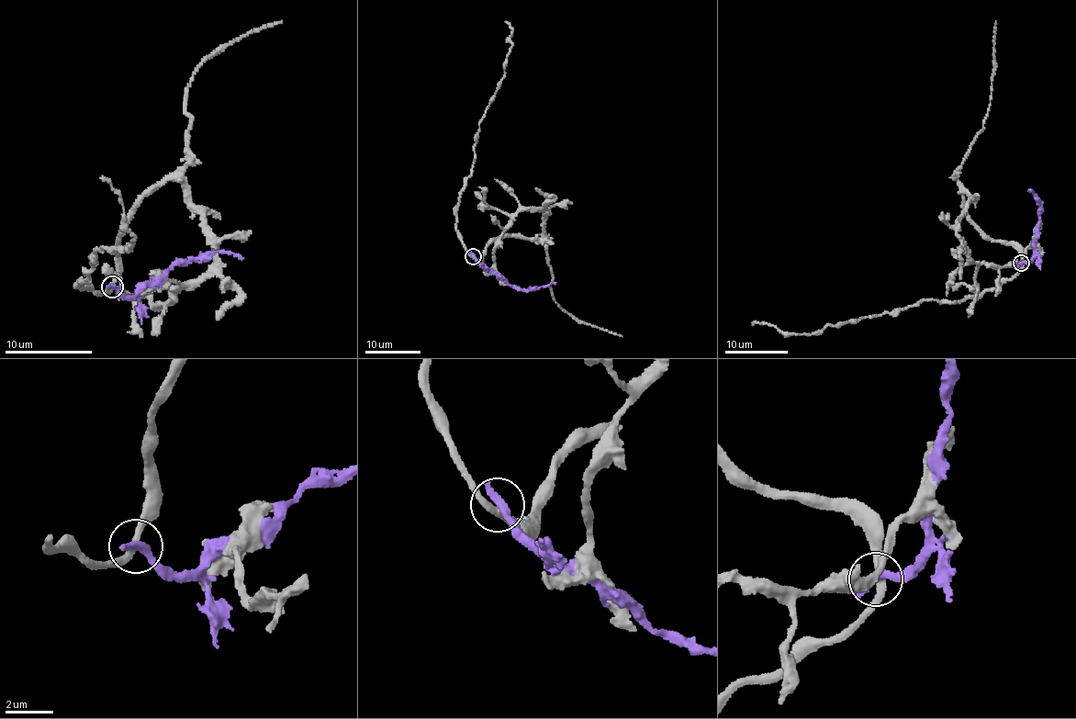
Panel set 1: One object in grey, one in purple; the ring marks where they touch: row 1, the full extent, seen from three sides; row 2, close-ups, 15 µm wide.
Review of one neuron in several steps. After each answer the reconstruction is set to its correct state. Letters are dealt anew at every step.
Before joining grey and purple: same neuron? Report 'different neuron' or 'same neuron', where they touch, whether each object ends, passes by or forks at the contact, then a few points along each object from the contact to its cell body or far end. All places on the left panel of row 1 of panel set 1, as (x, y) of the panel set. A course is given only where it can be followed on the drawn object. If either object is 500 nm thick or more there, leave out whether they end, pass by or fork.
different neuron | (112, 286) | grey passes by | purple ends | grey via (113, 286), (95, 292), (77, 282), (86, 280), (94, 249), (132, 243), (119, 195), (100, 178) | purple via (113, 286), (119, 293), (132, 296), (156, 281), (165, 271), (223, 250), (243, 258)

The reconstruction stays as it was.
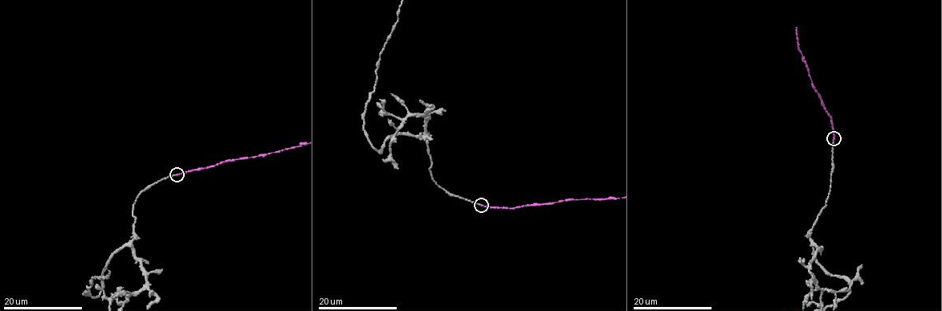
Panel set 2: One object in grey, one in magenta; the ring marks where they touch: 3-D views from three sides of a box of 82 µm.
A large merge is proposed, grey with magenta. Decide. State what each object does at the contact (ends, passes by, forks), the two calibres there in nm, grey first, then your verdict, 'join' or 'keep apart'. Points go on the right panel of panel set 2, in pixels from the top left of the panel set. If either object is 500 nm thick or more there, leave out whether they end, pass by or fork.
grey ends there; magenta ends there; 160 nm thick on the grey side, 160 nm on the other; join

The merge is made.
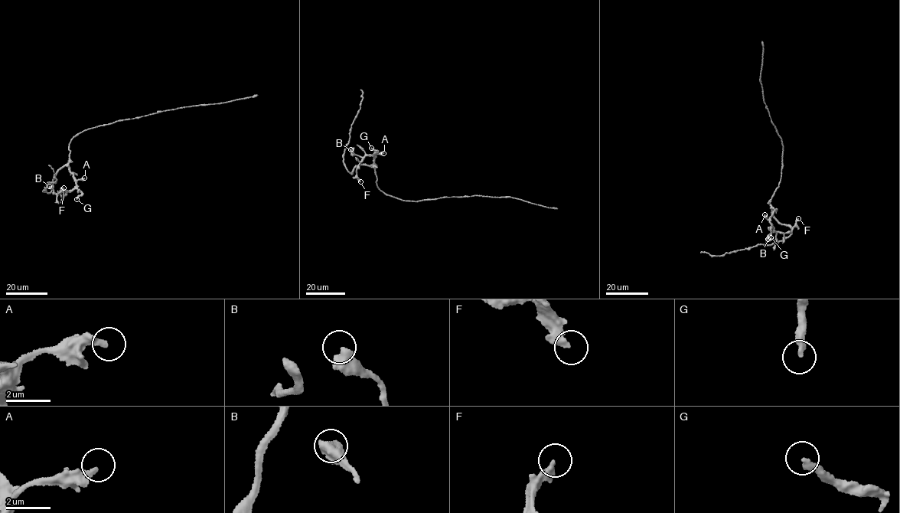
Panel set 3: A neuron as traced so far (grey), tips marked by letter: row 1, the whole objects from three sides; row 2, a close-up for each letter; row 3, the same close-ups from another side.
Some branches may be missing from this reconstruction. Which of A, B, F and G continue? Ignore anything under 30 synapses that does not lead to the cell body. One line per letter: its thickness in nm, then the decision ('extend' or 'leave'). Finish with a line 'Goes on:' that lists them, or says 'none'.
A: calibre 320 nm; leave
B: calibre 600 nm; leave
F: calibre 380 nm; leave
G: calibre 360 nm; leave
Goes on: none

